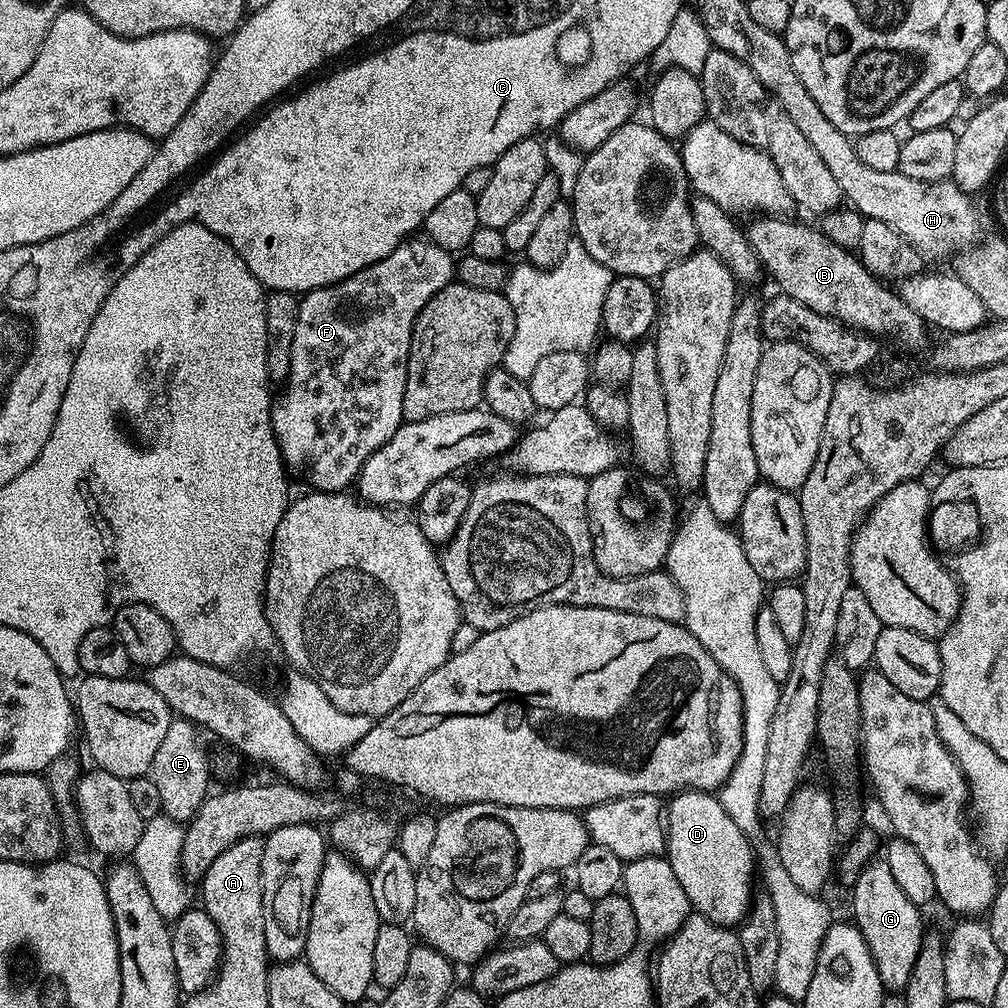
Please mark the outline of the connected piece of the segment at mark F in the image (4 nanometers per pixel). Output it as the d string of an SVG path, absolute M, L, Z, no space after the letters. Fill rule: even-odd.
M416 234L403 240L393 252L386 254L386 258L358 270L350 278L340 280L337 284L331 284L329 288L316 288L301 299L298 310L298 326L294 328L294 346L292 347L288 379L283 385L284 393L281 396L277 395L272 402L272 429L280 447L280 457L284 459L285 465L289 469L308 468L308 480L312 483L313 489L322 492L343 492L351 489L351 484L353 487L357 483L362 466L370 458L370 454L374 454L383 444L390 442L392 435L398 431L401 424L405 423L402 414L402 398L406 394L408 355L412 345L414 322L418 318L422 306L426 306L426 302L430 302L430 298L434 298L434 294L438 294L438 290L453 283L455 275L456 260L453 253L438 246L433 240L428 239L427 235Z

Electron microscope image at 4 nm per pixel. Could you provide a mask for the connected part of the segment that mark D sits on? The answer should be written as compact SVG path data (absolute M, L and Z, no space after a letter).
M685 790L675 793L666 808L666 859L678 874L689 905L710 922L736 926L748 915L754 899L754 848L734 826L713 793Z

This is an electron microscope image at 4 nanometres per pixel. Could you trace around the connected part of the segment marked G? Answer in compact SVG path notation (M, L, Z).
M873 858L856 874L856 881L850 885L852 892L852 916L856 931L863 947L870 950L874 958L874 968L878 970L877 981L881 989L889 993L899 993L908 985L910 970L918 959L918 950L926 931L921 909L894 882L890 866L883 858Z

